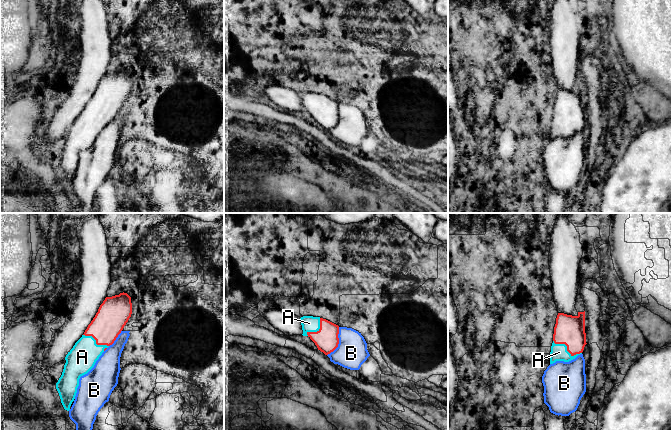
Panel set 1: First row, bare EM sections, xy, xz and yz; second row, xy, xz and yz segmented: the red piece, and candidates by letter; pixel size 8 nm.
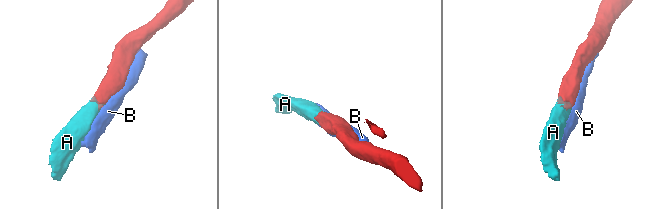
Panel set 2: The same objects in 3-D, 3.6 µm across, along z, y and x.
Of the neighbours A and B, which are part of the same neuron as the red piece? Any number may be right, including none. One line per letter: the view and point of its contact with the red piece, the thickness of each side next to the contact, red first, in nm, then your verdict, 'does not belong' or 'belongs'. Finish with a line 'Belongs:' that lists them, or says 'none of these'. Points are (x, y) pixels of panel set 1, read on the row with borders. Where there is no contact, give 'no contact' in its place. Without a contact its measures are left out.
A: contact yz (567, 348); calibres 240 and 130 nm; belongs
B: contact xz (338, 342); calibres 190 and 240 nm; does not belong
Belongs: A

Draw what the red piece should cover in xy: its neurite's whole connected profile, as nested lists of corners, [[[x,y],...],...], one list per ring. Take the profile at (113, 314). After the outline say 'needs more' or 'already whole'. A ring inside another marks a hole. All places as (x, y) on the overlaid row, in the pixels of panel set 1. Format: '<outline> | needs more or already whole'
[[[124,292],[106,297],[100,305],[82,337],[66,355],[62,375],[56,383],[65,410],[70,410],[80,377],[87,374],[102,353],[114,343],[131,314],[131,297]]] | needs more

